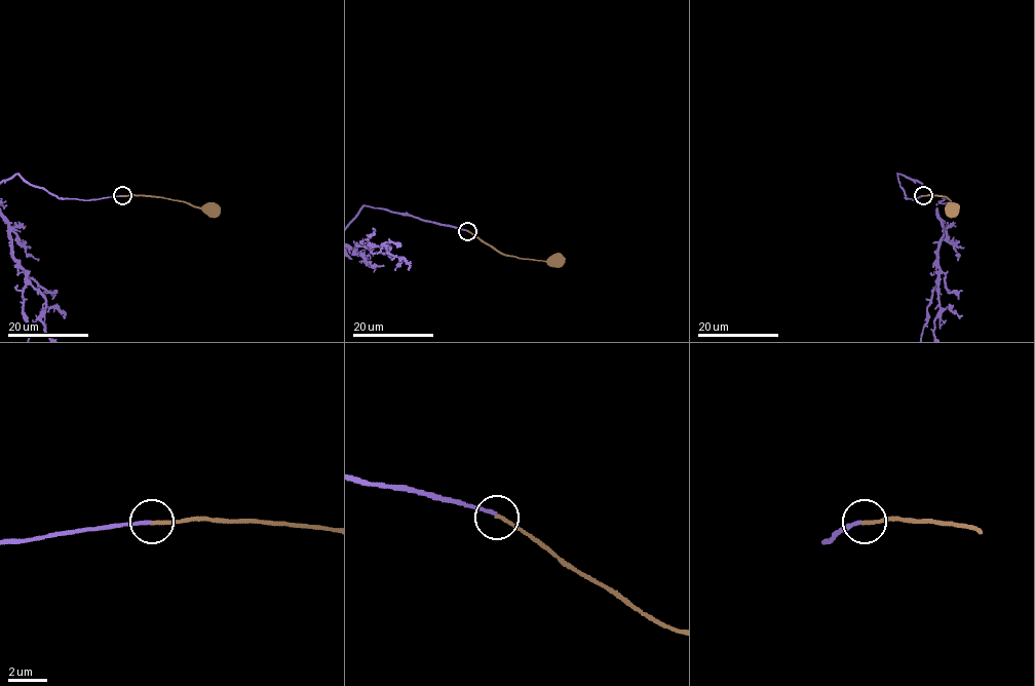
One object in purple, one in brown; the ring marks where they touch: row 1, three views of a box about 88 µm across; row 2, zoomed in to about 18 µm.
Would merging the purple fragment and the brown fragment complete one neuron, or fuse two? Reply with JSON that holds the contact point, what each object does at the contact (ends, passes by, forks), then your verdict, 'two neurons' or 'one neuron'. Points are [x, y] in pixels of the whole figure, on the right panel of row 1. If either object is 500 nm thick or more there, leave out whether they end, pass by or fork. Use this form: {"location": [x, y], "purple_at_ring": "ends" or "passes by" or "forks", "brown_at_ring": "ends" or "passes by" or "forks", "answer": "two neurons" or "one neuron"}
{"location": [923, 195], "purple_at_ring": "ends", "brown_at_ring": "ends", "answer": "two neurons"}

